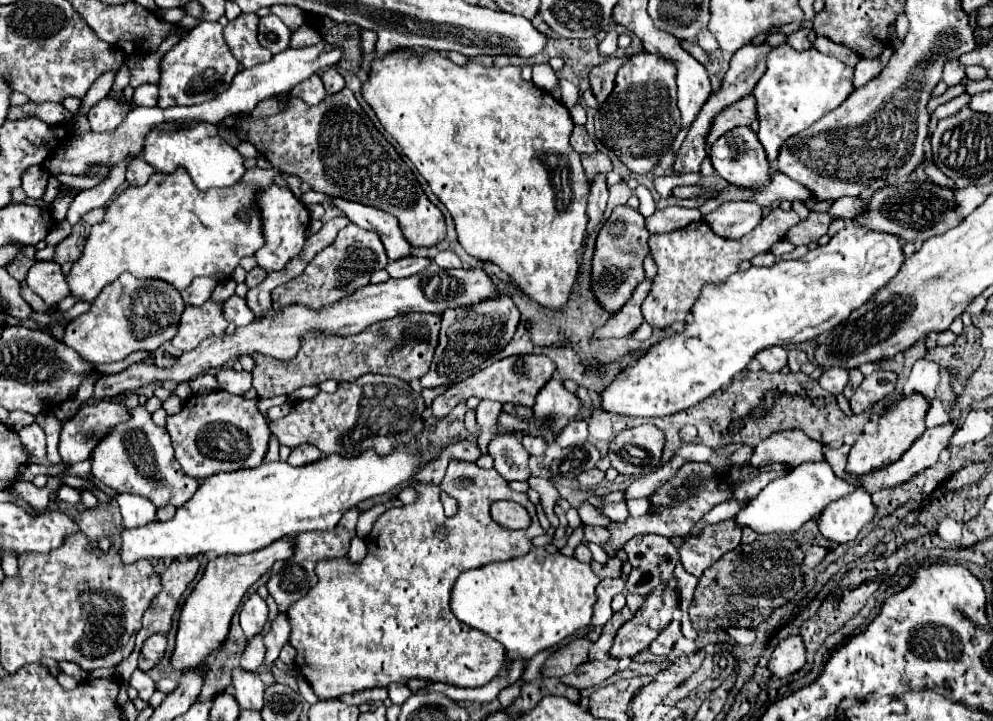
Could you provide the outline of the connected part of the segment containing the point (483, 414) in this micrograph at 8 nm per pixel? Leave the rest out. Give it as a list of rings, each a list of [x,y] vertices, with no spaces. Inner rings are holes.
[[[482,400],[480,406],[476,408],[476,418],[480,426],[480,436],[478,436],[478,448],[480,454],[488,454],[488,444],[496,436],[496,418],[502,410],[502,404],[492,402],[492,400]]]

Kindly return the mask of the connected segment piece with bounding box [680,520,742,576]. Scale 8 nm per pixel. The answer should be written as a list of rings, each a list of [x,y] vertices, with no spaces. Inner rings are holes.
[[[730,520],[708,524],[704,532],[696,538],[688,538],[680,548],[680,560],[686,572],[702,576],[704,568],[712,566],[726,552],[734,550],[740,544],[740,528]]]

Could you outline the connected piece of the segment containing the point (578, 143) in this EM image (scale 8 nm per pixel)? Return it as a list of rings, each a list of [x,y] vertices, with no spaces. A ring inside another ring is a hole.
[[[576,124],[574,130],[572,130],[572,136],[570,136],[570,144],[576,152],[580,154],[590,154],[590,152],[596,152],[596,146],[592,142],[592,138],[588,136],[586,128],[582,124]]]

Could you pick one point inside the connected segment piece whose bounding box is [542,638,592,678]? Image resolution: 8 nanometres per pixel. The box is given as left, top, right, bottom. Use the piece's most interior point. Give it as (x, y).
(566, 659)

